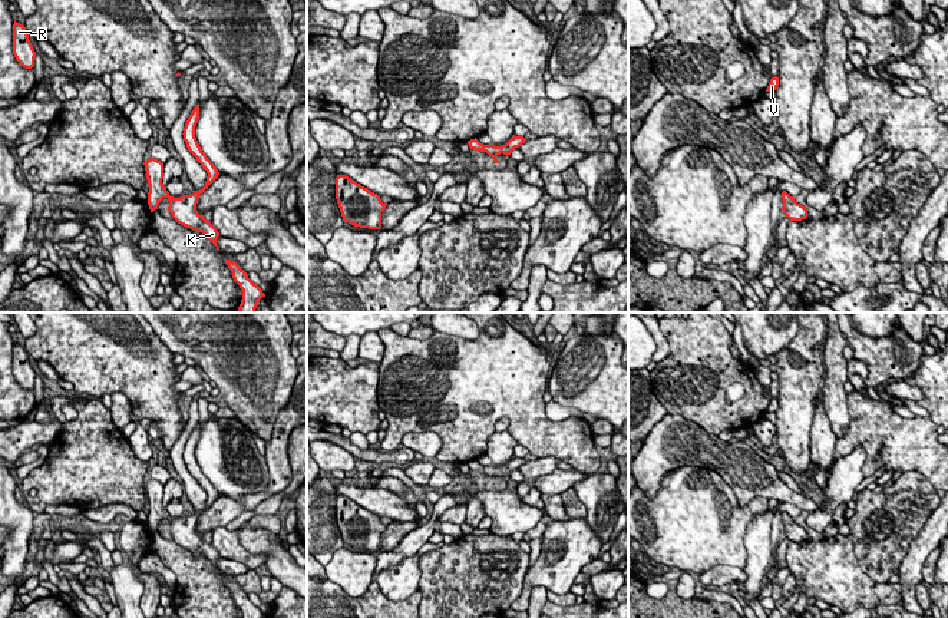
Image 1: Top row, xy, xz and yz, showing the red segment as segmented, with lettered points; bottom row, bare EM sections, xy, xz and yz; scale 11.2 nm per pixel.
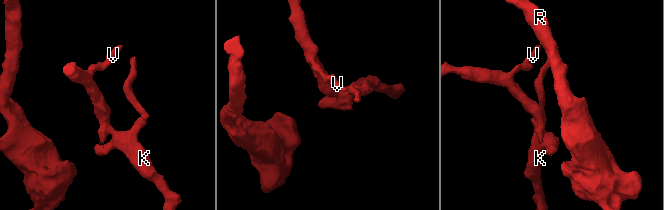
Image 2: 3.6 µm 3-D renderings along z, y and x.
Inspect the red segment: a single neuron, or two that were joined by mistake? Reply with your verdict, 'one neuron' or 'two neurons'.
one neuron

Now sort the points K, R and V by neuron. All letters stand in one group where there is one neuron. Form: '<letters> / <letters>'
K R V

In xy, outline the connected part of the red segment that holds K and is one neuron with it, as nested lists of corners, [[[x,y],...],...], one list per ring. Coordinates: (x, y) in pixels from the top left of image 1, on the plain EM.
[[[195,426],[192,434],[189,436],[185,449],[184,449],[184,462],[186,465],[188,472],[196,479],[201,488],[207,492],[208,498],[205,502],[205,508],[199,512],[194,512],[191,516],[182,516],[181,519],[174,519],[169,516],[166,509],[162,505],[163,500],[163,485],[155,479],[151,479],[143,483],[146,492],[146,500],[149,506],[148,513],[148,526],[151,533],[158,531],[159,523],[165,519],[169,522],[168,532],[172,535],[172,539],[196,553],[202,553],[215,568],[219,553],[217,549],[208,543],[204,536],[199,536],[196,532],[196,525],[199,516],[218,499],[219,493],[214,488],[214,485],[207,479],[202,473],[196,459],[195,459],[195,447],[199,440],[199,426]]]

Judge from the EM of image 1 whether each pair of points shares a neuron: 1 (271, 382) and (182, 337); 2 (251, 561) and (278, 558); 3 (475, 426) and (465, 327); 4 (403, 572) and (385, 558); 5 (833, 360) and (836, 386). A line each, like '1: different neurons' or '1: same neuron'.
1: same neuron
2: different neurons
3: different neurons
4: different neurons
5: same neuron

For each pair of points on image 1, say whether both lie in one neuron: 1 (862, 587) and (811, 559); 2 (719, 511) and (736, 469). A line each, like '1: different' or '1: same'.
1: same
2: different

